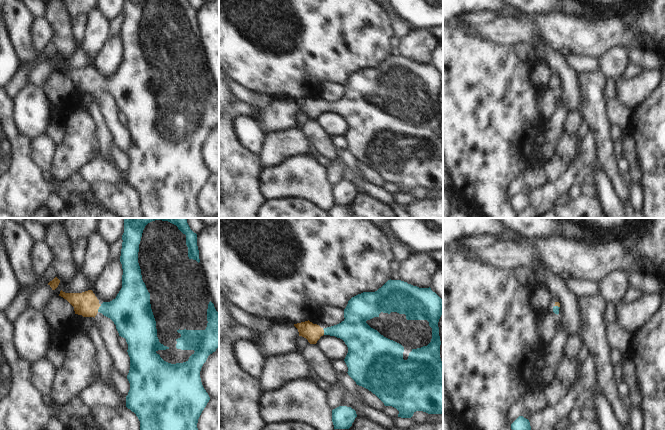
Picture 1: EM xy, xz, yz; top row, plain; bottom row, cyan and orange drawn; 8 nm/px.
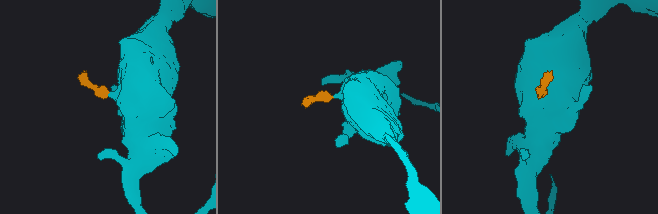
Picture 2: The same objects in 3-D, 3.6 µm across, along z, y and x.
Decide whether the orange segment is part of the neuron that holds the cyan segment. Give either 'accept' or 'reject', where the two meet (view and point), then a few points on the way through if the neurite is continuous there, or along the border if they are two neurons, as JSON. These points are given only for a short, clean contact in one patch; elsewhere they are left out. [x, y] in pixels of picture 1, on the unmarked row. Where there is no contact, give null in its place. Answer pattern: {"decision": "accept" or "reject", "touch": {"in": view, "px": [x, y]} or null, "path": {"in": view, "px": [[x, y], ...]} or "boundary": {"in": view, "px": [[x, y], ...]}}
{"decision": "accept", "touch": {"in": "xy", "px": [99, 84]}, "path": {"in": "xy", "px": [[130, 87], [99, 84], [90, 83], [86, 80]]}}

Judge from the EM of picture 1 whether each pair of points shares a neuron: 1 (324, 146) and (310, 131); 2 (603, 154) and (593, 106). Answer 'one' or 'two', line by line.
1: one
2: one

